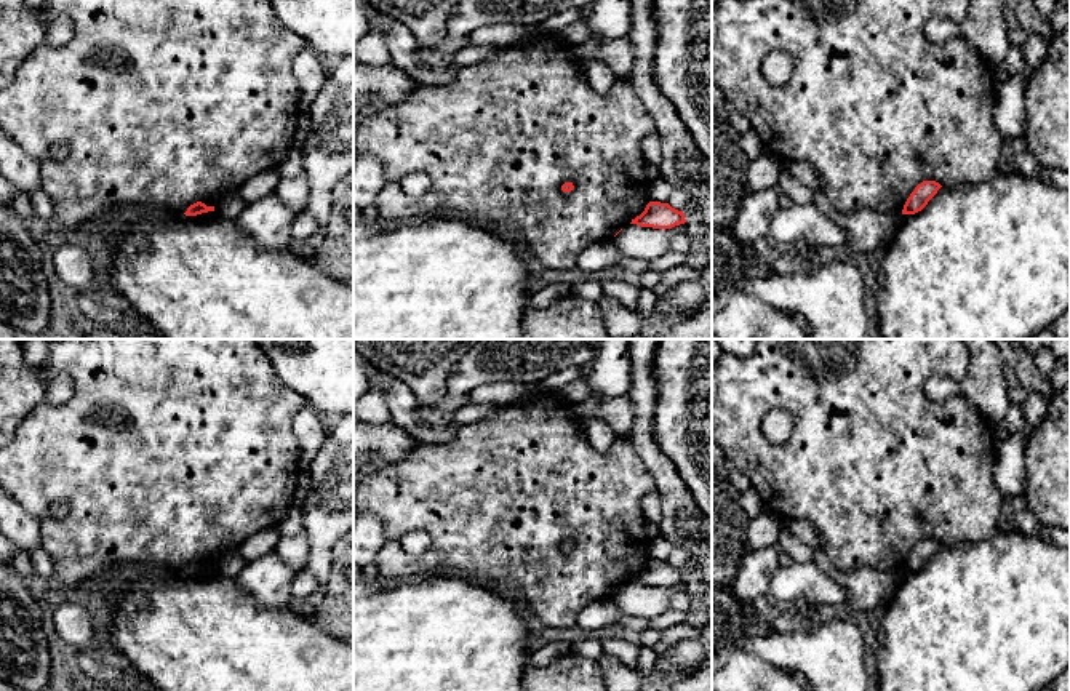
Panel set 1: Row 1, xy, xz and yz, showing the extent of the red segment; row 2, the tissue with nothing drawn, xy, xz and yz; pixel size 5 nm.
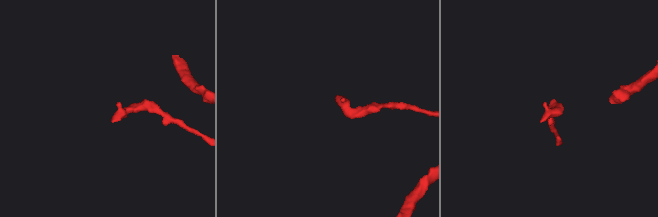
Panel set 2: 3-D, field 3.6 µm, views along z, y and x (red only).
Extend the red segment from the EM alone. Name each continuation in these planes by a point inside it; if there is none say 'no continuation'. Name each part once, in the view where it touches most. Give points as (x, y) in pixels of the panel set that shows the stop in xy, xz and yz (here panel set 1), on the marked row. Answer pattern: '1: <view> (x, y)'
no continuation

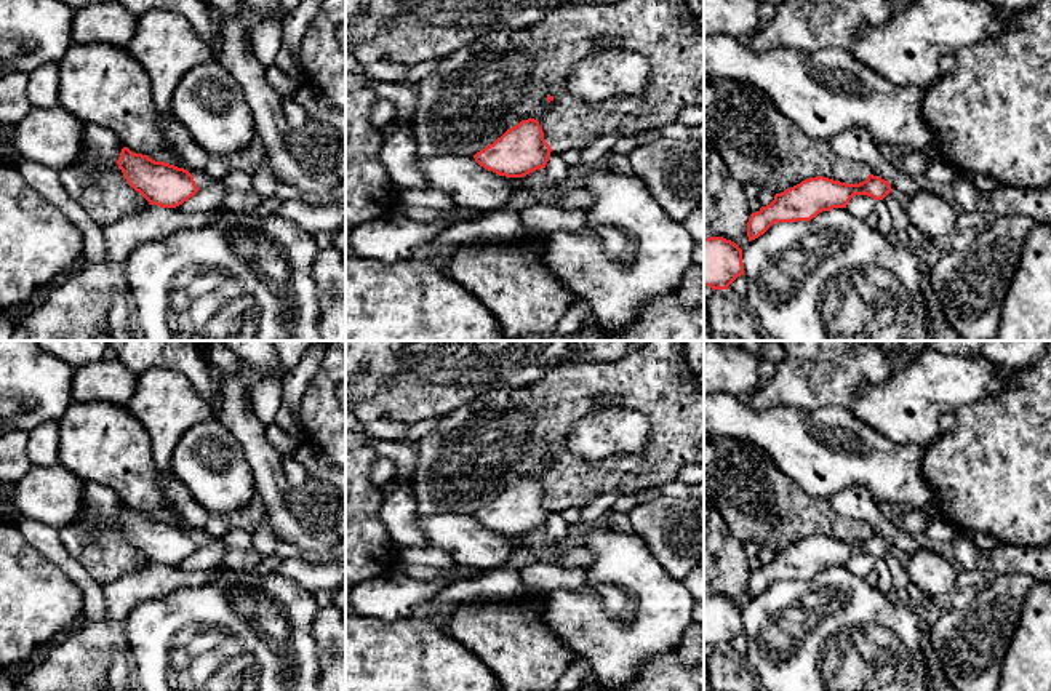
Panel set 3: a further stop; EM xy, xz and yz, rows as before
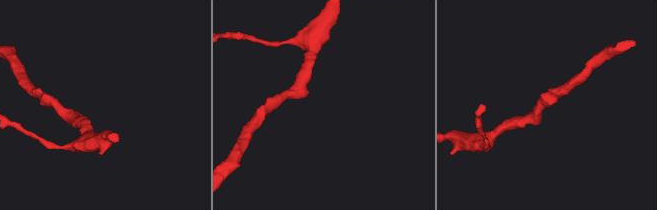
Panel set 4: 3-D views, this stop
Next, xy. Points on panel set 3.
no continuation

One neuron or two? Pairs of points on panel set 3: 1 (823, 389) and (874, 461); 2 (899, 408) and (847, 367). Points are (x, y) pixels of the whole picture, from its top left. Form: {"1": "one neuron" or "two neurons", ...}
{"1": "two neurons", "2": "two neurons"}

